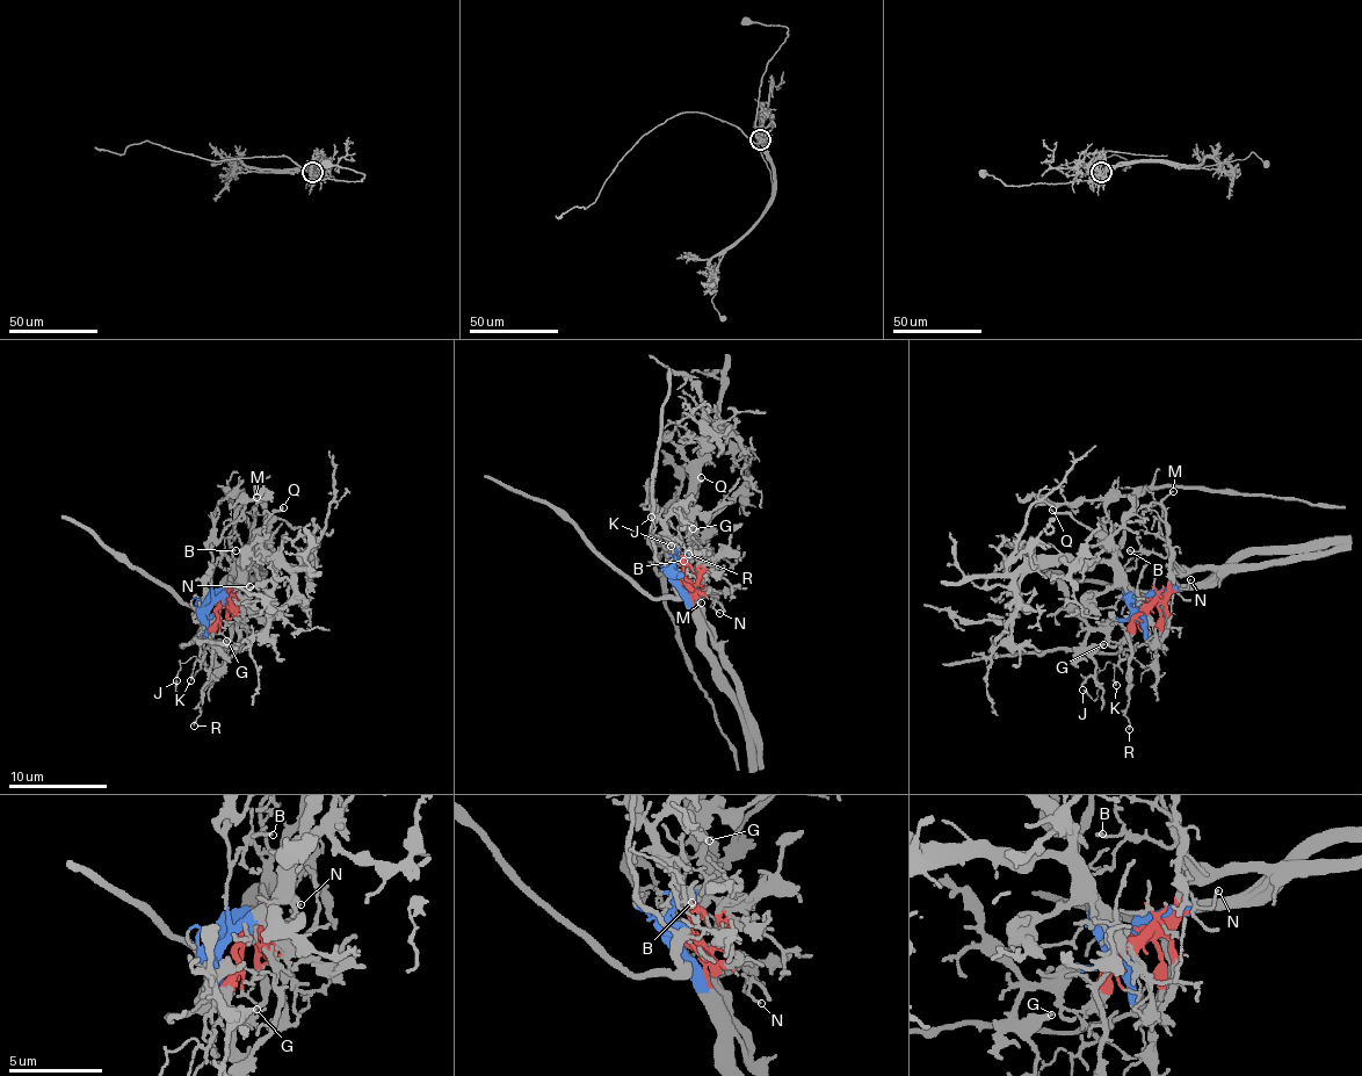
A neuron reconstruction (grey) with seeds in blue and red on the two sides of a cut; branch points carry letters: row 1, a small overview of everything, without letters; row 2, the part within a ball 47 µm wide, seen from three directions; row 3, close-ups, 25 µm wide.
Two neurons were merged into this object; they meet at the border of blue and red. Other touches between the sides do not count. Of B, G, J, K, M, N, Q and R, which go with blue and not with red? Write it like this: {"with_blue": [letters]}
{"with_blue": ["G", "Q"]}

